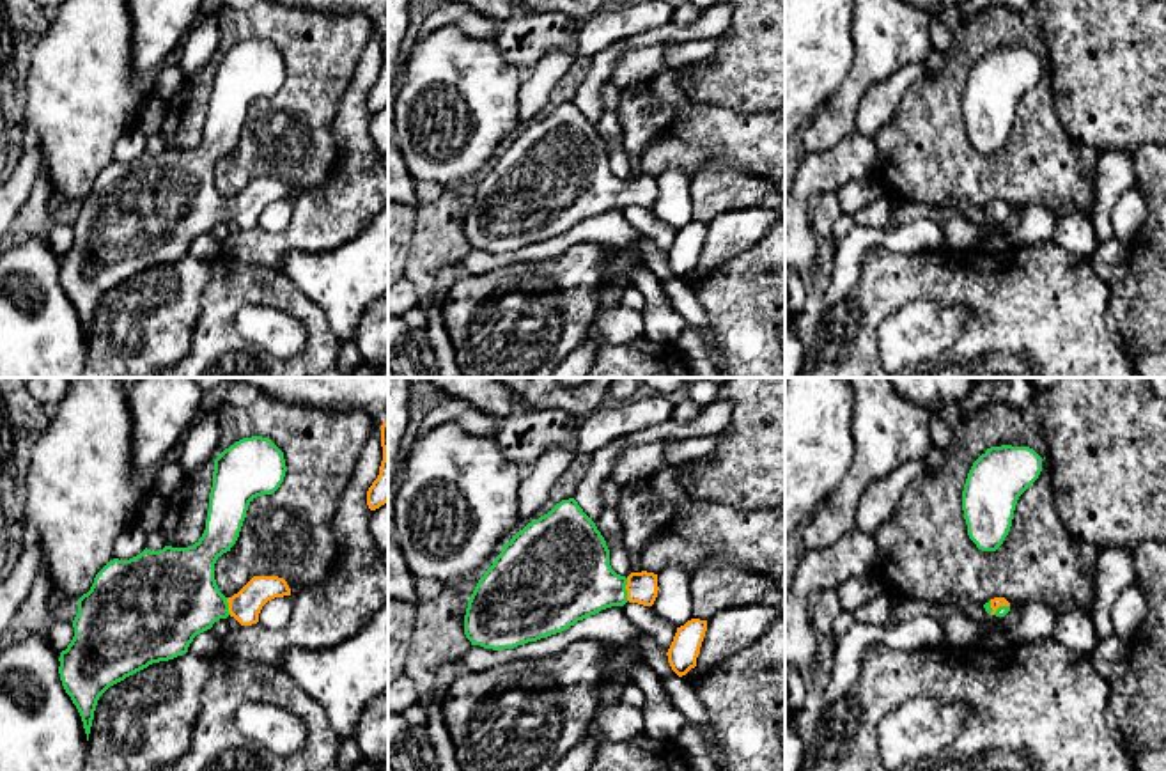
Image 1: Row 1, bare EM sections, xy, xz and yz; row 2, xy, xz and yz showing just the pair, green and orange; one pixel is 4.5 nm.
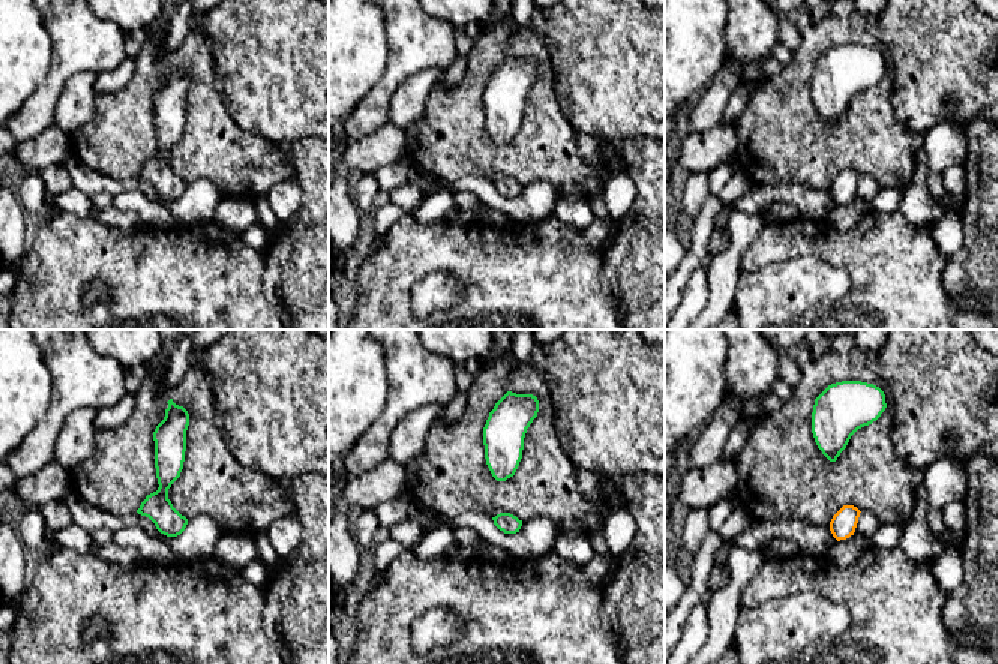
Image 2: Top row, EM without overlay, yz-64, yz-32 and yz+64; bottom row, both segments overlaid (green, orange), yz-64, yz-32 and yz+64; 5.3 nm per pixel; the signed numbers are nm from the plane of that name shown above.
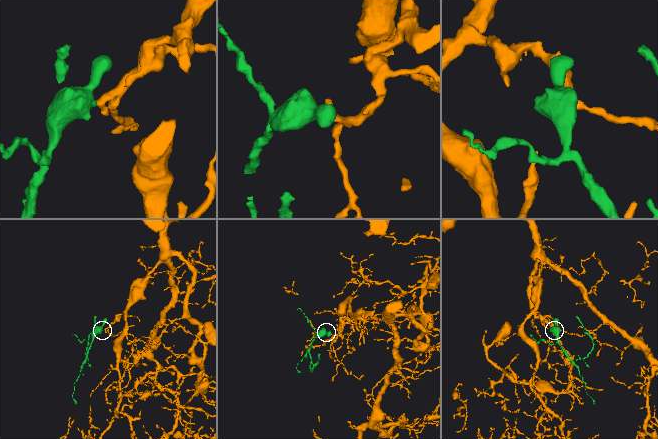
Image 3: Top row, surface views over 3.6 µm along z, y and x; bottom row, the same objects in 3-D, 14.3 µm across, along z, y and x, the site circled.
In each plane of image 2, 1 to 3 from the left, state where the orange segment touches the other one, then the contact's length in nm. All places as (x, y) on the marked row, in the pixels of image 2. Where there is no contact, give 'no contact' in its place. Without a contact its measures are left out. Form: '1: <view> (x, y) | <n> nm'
1: no contact
2: no contact
3: no contact

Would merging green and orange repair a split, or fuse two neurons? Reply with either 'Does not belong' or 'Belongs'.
Belongs

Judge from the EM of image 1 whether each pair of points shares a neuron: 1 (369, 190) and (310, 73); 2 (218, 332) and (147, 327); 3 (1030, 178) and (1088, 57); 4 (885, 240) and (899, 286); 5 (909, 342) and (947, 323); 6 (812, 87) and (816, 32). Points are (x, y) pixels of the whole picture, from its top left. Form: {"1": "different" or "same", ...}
{"1": "different", "2": "different", "3": "different", "4": "different", "5": "same", "6": "same"}

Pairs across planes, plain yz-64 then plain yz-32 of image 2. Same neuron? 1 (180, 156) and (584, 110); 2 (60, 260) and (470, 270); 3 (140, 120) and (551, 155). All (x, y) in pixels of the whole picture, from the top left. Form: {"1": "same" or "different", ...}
{"1": "different", "2": "same", "3": "same"}

